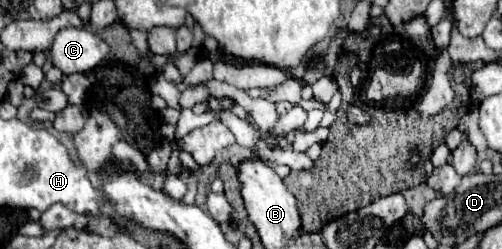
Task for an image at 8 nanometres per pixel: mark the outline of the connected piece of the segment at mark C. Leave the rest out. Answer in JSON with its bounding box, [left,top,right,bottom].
[48,27,108,75]

